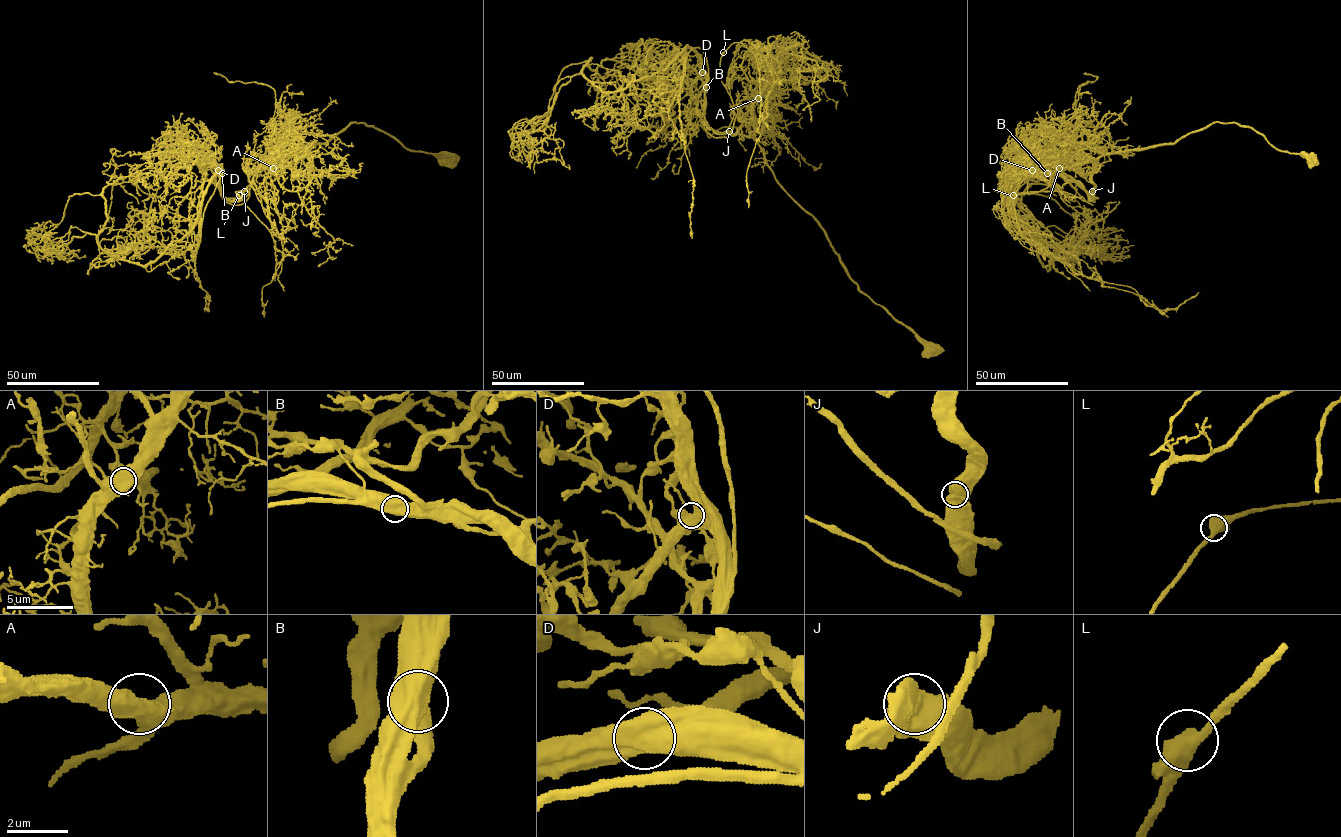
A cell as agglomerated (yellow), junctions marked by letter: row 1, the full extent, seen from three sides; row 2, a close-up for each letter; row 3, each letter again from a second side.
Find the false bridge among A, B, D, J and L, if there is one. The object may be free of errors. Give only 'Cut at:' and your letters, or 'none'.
Cut at: B

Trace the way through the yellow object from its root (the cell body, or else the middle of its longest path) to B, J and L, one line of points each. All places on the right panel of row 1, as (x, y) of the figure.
B: (1312, 161), (1276, 149), (1250, 127), (1214, 122), (1176, 142), (1102, 154), (1094, 200), (1047, 173)
J: (1312, 161), (1276, 149), (1250, 127), (1214, 122), (1176, 142), (1102, 154), (1093, 173), (1092, 191)
L: (1312, 161), (1214, 122), (1061, 167), (1046, 187), (1009, 200), (1016, 235), (1003, 214), (1013, 195)

